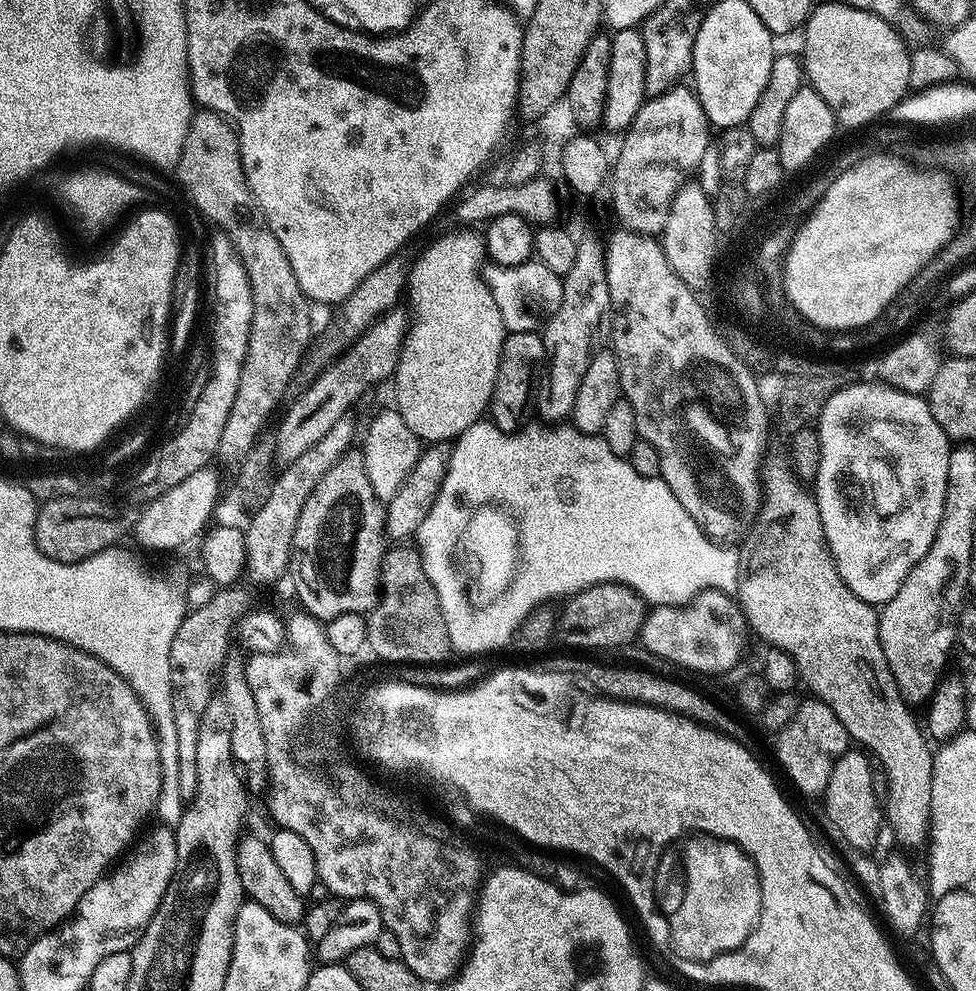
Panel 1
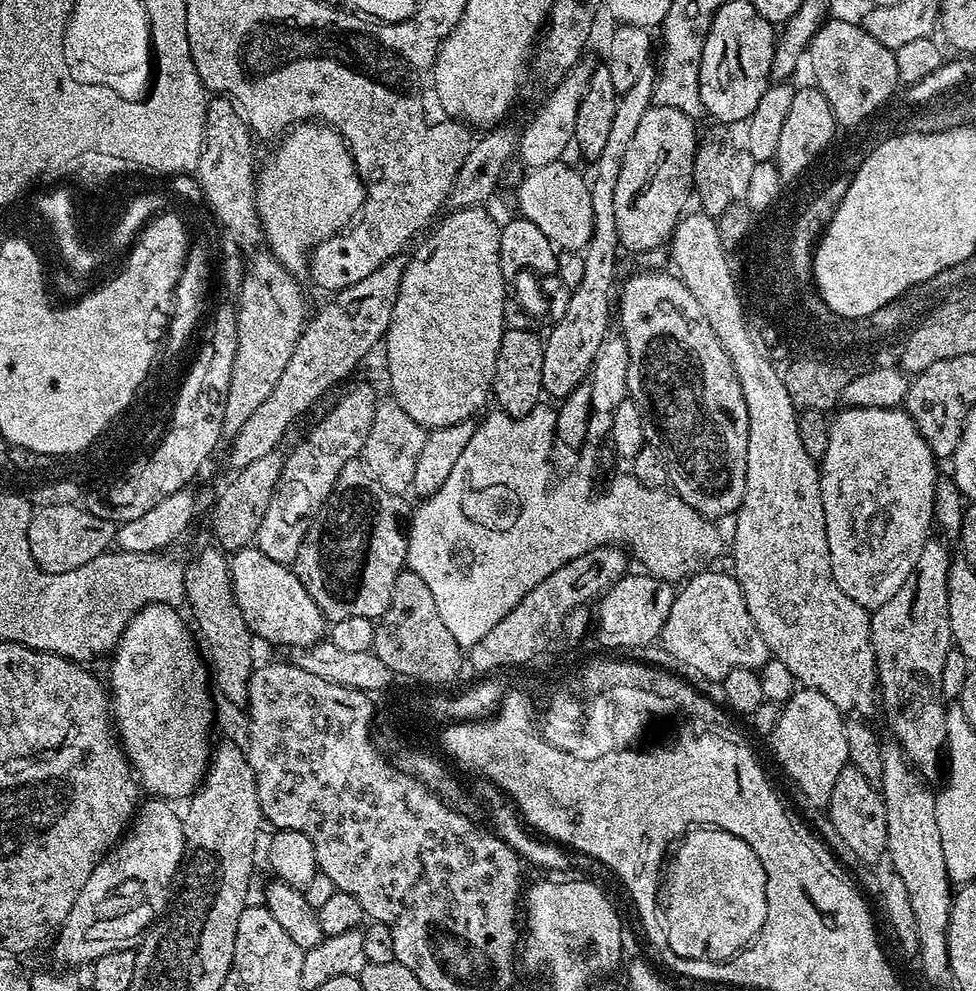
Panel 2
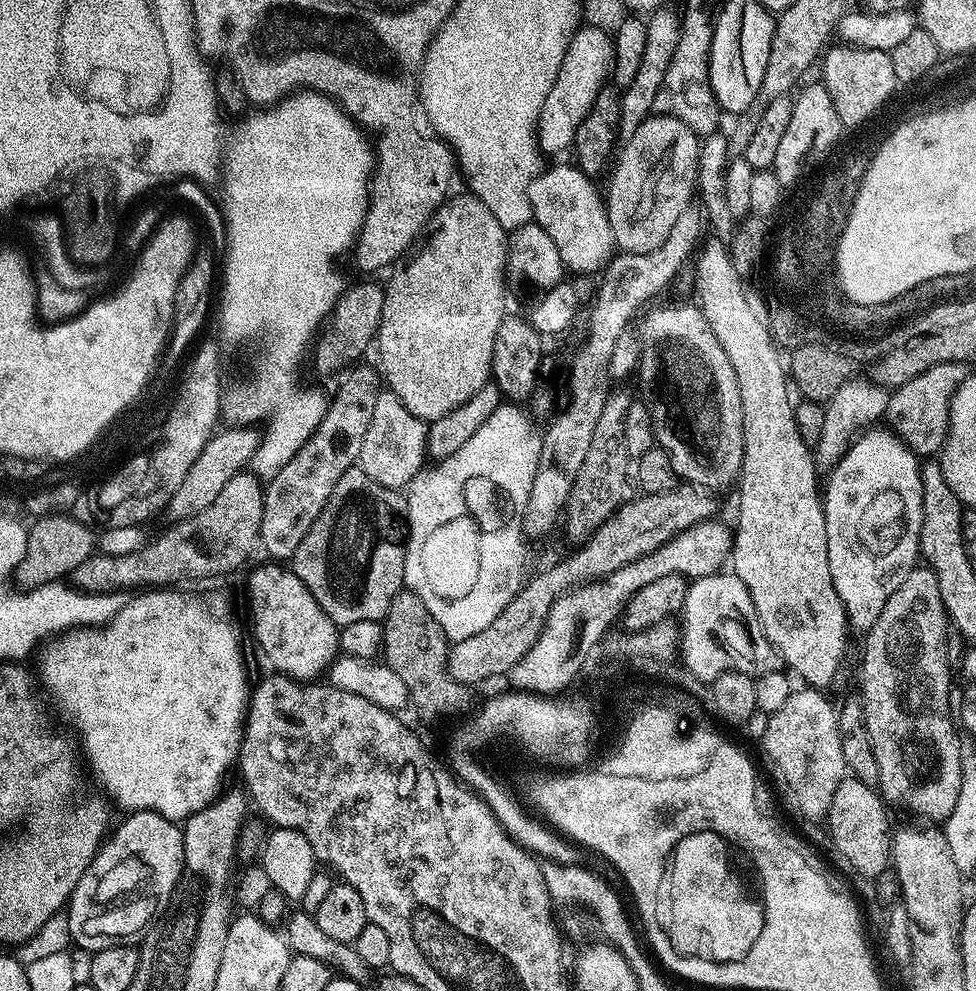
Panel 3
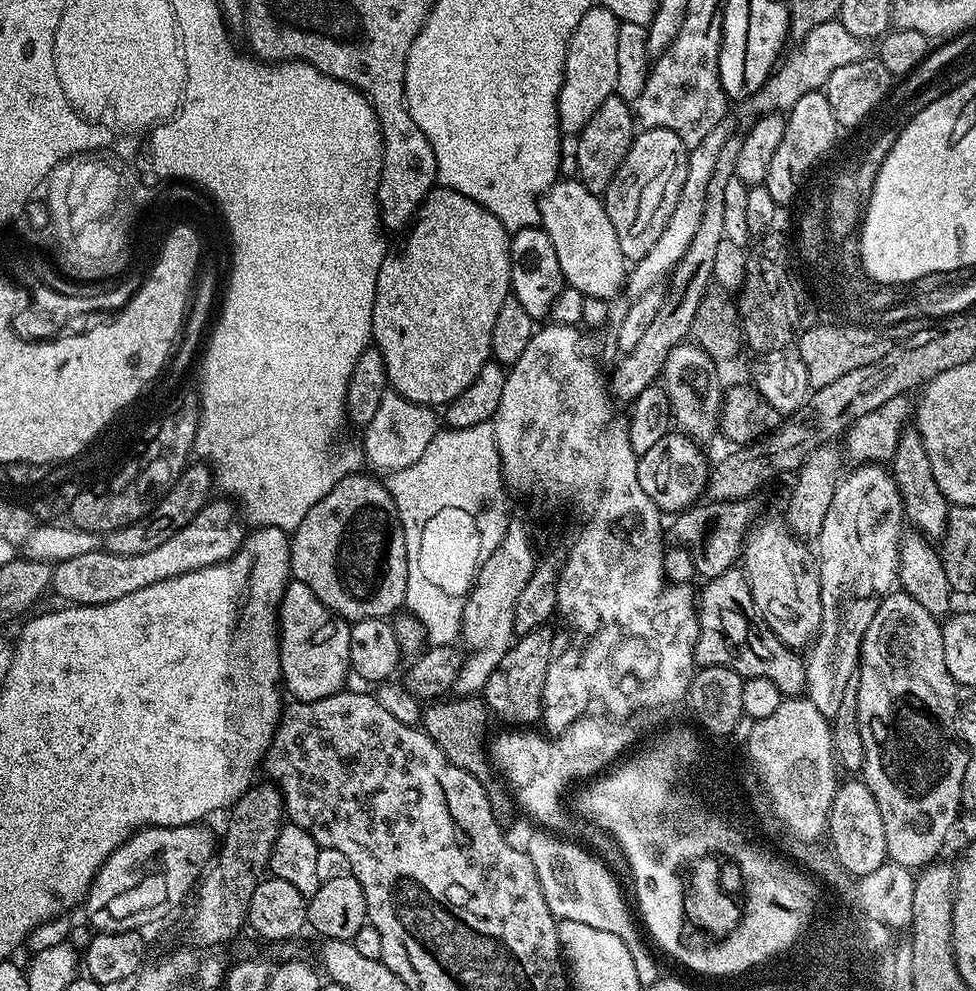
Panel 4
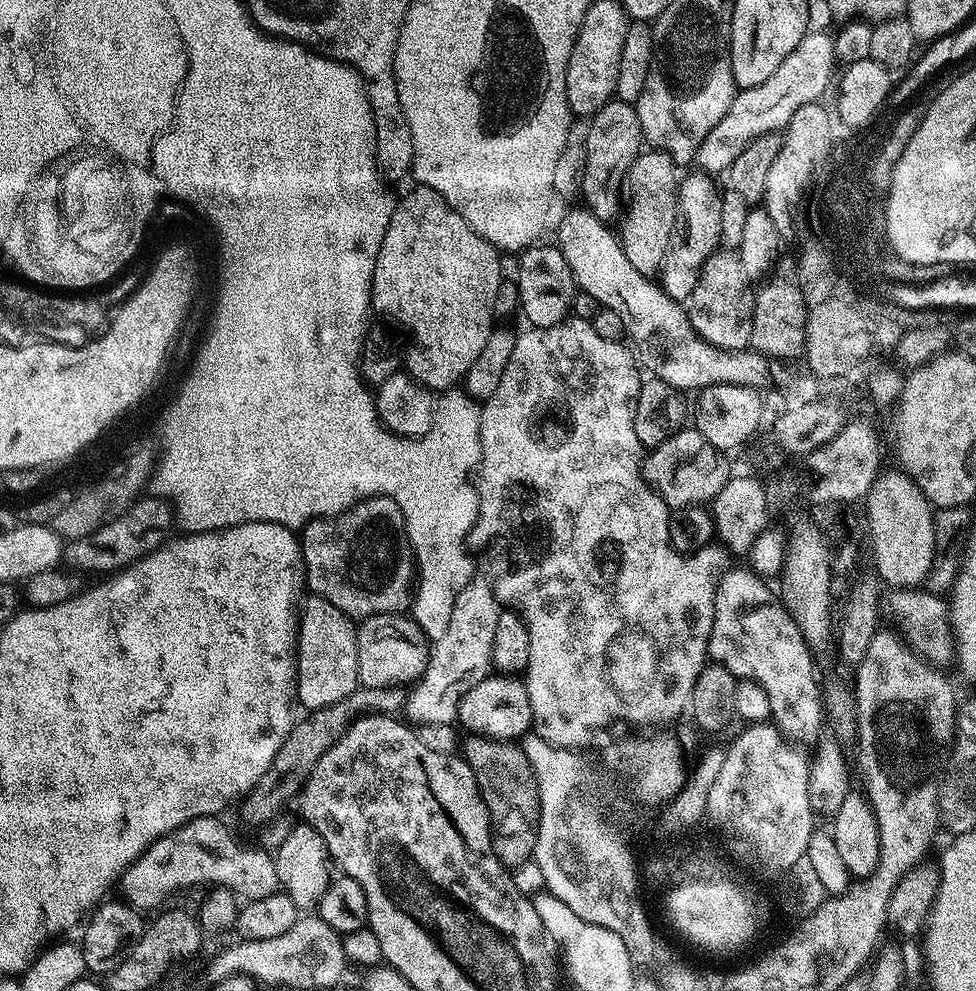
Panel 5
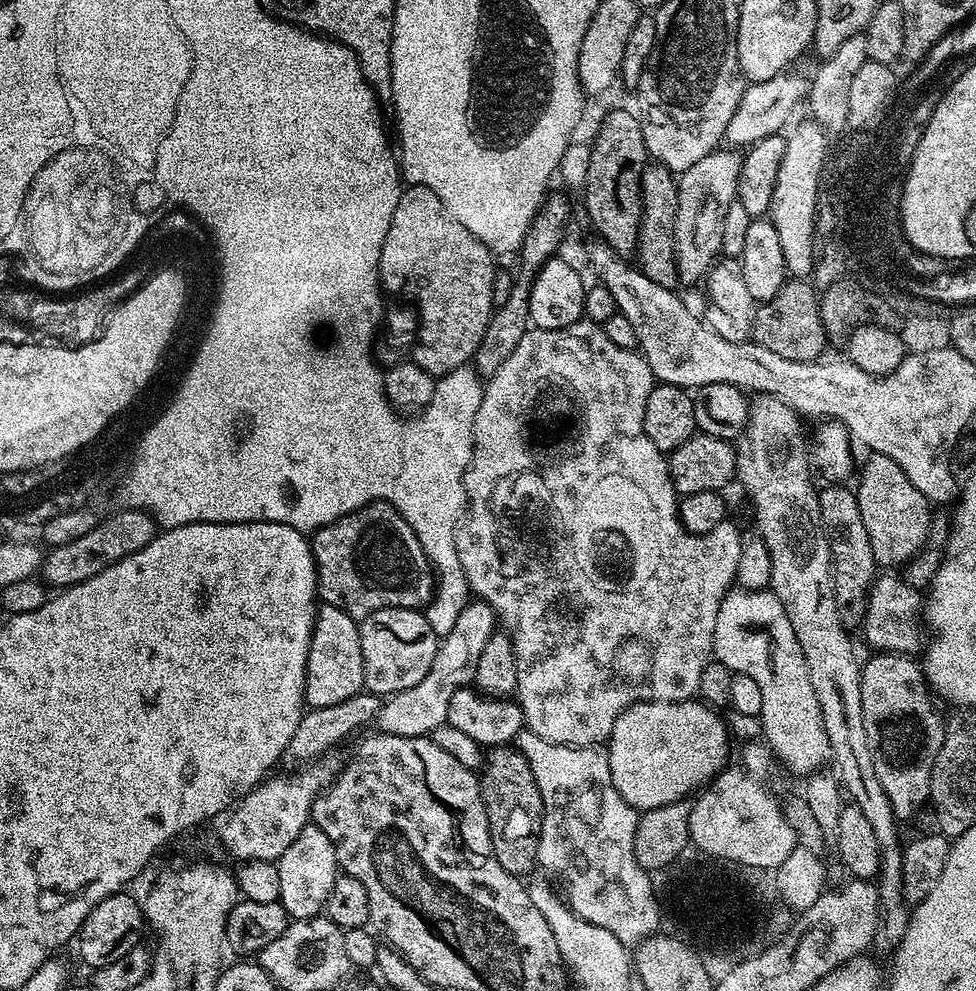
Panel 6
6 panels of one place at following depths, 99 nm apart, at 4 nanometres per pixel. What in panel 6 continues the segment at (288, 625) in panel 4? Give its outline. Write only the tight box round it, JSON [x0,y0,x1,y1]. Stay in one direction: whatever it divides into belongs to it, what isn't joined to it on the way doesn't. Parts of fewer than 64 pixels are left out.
[304,603,364,709]

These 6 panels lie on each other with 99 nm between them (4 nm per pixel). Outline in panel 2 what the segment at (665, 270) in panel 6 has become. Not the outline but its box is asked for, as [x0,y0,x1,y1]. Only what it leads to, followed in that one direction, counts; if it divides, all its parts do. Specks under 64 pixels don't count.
[614,106,698,254]

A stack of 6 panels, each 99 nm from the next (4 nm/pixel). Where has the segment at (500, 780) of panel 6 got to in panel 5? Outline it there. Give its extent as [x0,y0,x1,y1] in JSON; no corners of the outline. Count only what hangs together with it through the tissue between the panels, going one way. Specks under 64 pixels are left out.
[462,734,540,870]

